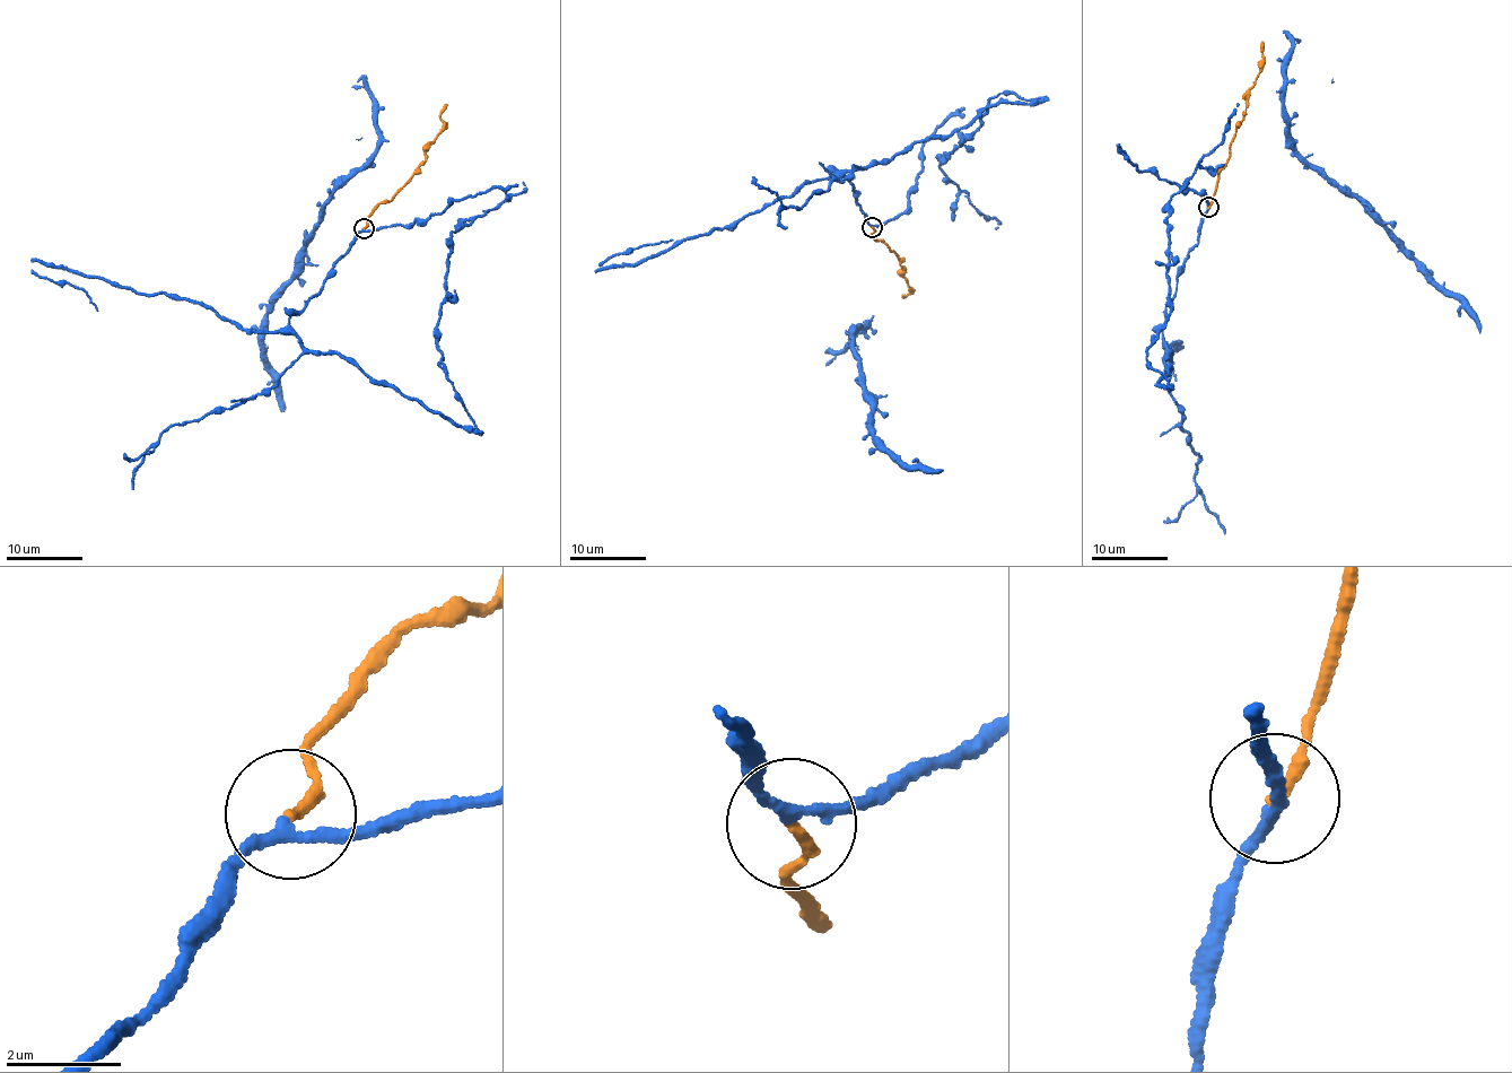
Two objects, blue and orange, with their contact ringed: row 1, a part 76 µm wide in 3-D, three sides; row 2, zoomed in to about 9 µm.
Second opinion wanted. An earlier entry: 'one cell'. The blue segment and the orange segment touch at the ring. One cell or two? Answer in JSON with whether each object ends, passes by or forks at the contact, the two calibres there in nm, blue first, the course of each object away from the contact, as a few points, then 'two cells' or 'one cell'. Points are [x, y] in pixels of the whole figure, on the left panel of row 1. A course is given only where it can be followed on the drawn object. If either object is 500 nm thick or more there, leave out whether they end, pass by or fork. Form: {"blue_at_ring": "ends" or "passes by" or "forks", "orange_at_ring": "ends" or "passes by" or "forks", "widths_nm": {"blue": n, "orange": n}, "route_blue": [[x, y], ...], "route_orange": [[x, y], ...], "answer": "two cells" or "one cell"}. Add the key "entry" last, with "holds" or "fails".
{"blue_at_ring": "passes by", "orange_at_ring": "ends", "widths_nm": {"blue": 180, "orange": 190}, "route_blue": [[365, 229], [289, 328], [309, 349], [470, 425], [438, 345], [451, 234], [523, 182]], "route_orange": [[365, 227], [366, 216], [391, 200], [425, 162], [425, 148], [442, 129], [440, 112], [447, 104]], "answer": "two cells", "entry": "fails"}

